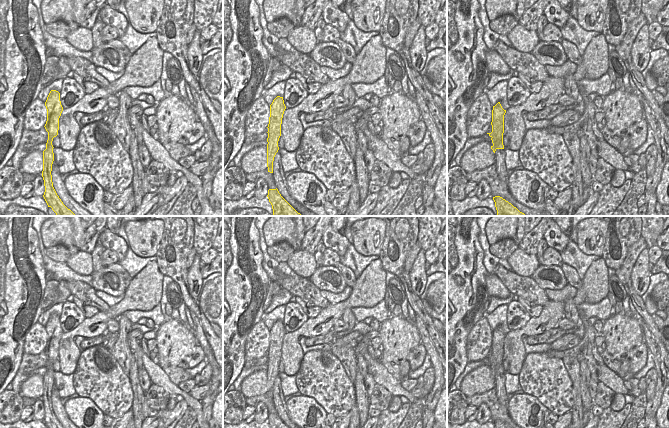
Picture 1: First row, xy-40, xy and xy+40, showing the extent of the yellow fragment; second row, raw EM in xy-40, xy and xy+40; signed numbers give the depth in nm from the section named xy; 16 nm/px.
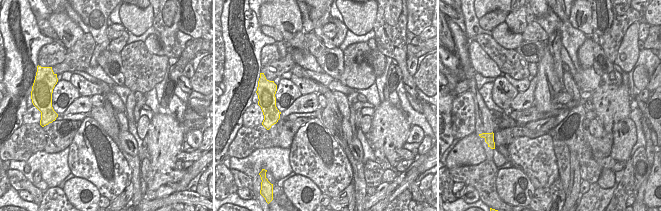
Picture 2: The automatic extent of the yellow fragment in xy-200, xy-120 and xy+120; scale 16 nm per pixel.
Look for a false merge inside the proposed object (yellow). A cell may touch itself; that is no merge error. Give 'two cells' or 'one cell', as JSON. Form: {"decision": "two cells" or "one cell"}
{"decision": "one cell"}

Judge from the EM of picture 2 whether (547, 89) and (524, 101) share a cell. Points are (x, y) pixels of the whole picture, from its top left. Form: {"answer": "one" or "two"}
{"answer": "two"}

